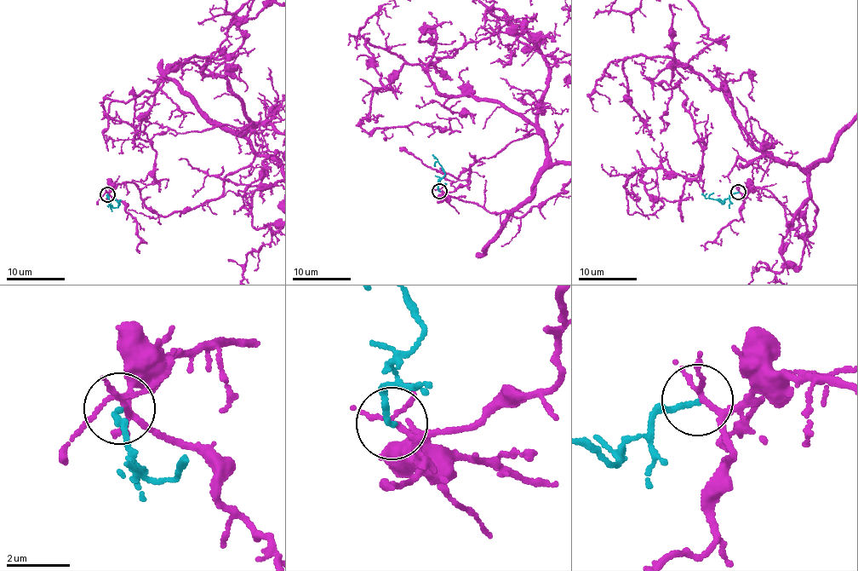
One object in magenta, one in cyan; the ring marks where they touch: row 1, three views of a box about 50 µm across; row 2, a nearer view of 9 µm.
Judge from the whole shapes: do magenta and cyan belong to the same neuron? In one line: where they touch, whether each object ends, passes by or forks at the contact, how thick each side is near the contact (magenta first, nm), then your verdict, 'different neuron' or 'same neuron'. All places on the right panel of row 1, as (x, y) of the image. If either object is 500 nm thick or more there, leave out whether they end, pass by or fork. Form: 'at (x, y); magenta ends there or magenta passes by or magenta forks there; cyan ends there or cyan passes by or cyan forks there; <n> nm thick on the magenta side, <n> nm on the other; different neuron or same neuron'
at (738, 192); magenta forks there; cyan ends there; 130 nm thick on the magenta side, 150 nm on the other; same neuron

